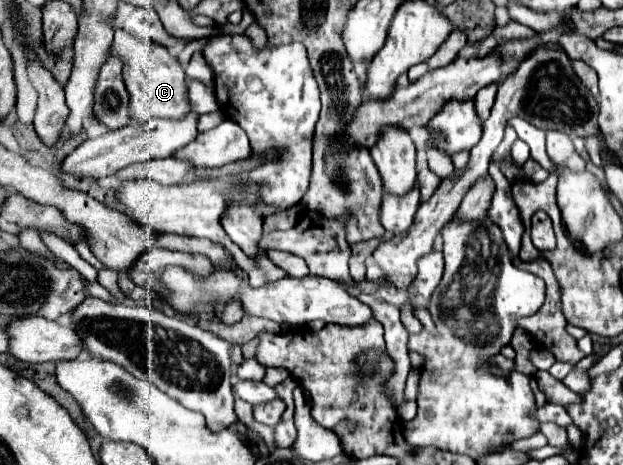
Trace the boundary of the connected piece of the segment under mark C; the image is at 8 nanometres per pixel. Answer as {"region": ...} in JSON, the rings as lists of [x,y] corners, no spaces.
{"region":[[[114,26],[114,42],[110,46],[110,54],[122,60],[122,78],[130,94],[130,112],[136,122],[146,122],[150,118],[178,120],[190,112],[186,100],[184,70],[176,58],[170,58],[166,46],[152,40],[140,40]]]}

